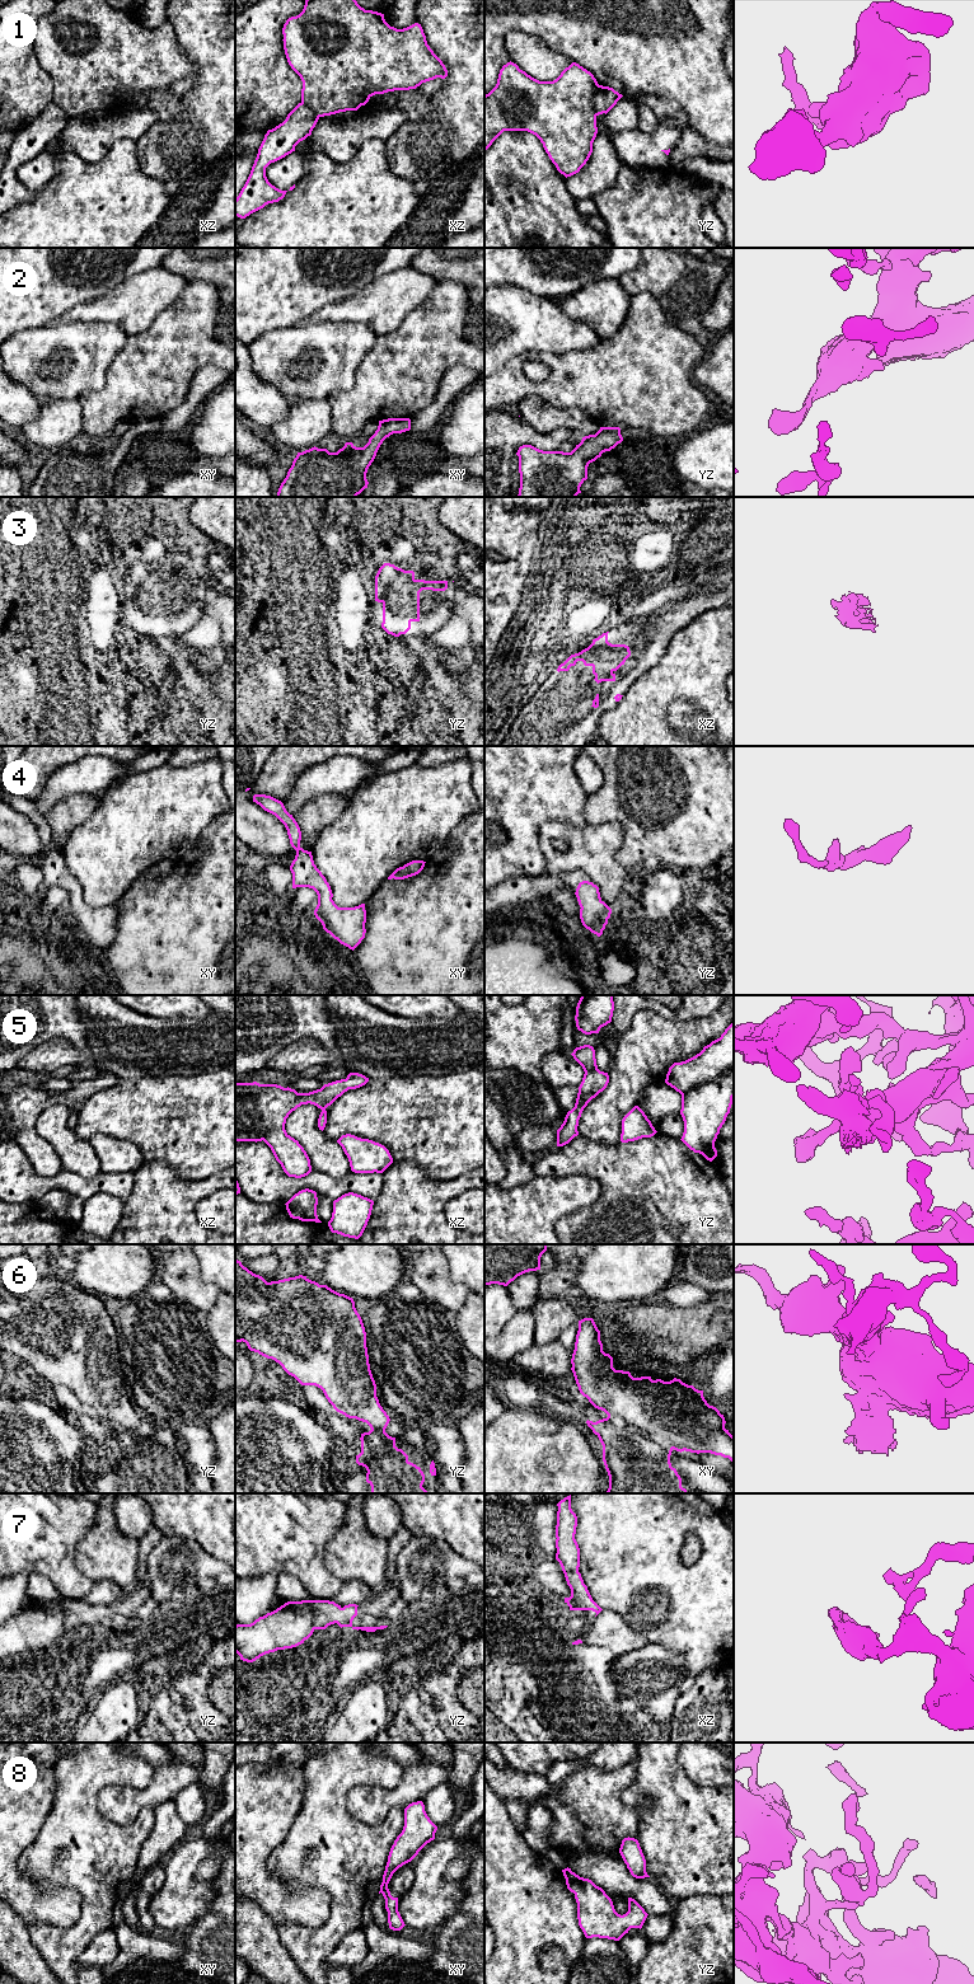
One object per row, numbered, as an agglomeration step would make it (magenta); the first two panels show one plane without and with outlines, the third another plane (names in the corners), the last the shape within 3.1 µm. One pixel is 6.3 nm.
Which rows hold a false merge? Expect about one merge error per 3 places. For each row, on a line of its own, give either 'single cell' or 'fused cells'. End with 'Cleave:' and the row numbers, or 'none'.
1: fused cells
2: single cell
3: single cell
4: single cell
5: single cell
6: fused cells
7: single cell
8: single cell
Cleave: 1, 6

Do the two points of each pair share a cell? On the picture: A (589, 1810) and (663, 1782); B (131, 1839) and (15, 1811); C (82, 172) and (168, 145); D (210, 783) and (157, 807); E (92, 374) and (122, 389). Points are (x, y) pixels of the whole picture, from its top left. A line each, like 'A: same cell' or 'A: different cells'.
A: different cells
B: different cells
C: different cells
D: same cell
E: different cells

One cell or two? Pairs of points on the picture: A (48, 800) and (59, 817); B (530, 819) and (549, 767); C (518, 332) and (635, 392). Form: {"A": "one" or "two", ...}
{"A": "two", "B": "one", "C": "two"}

